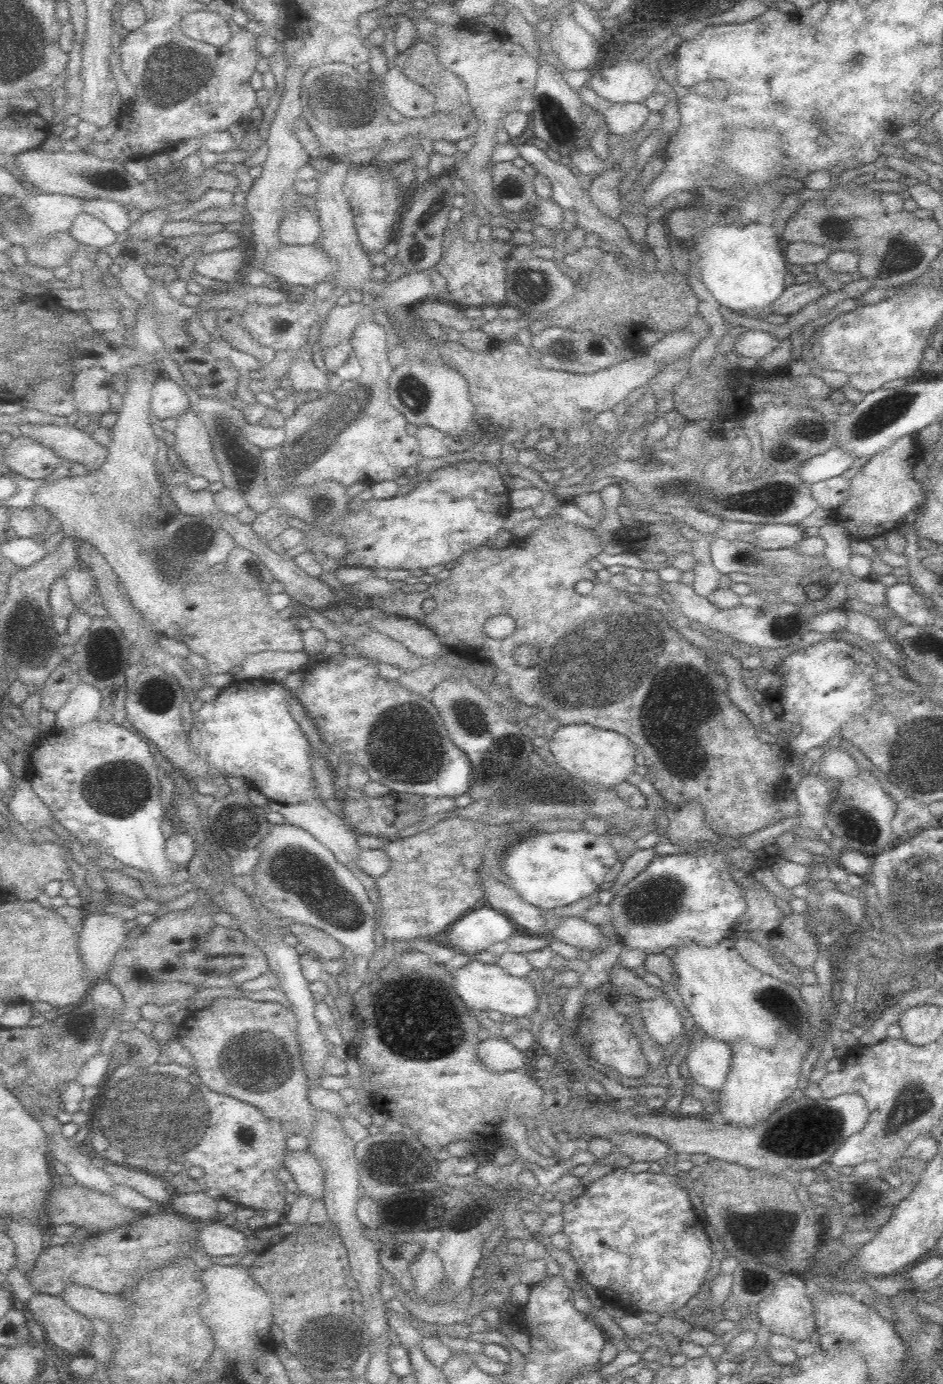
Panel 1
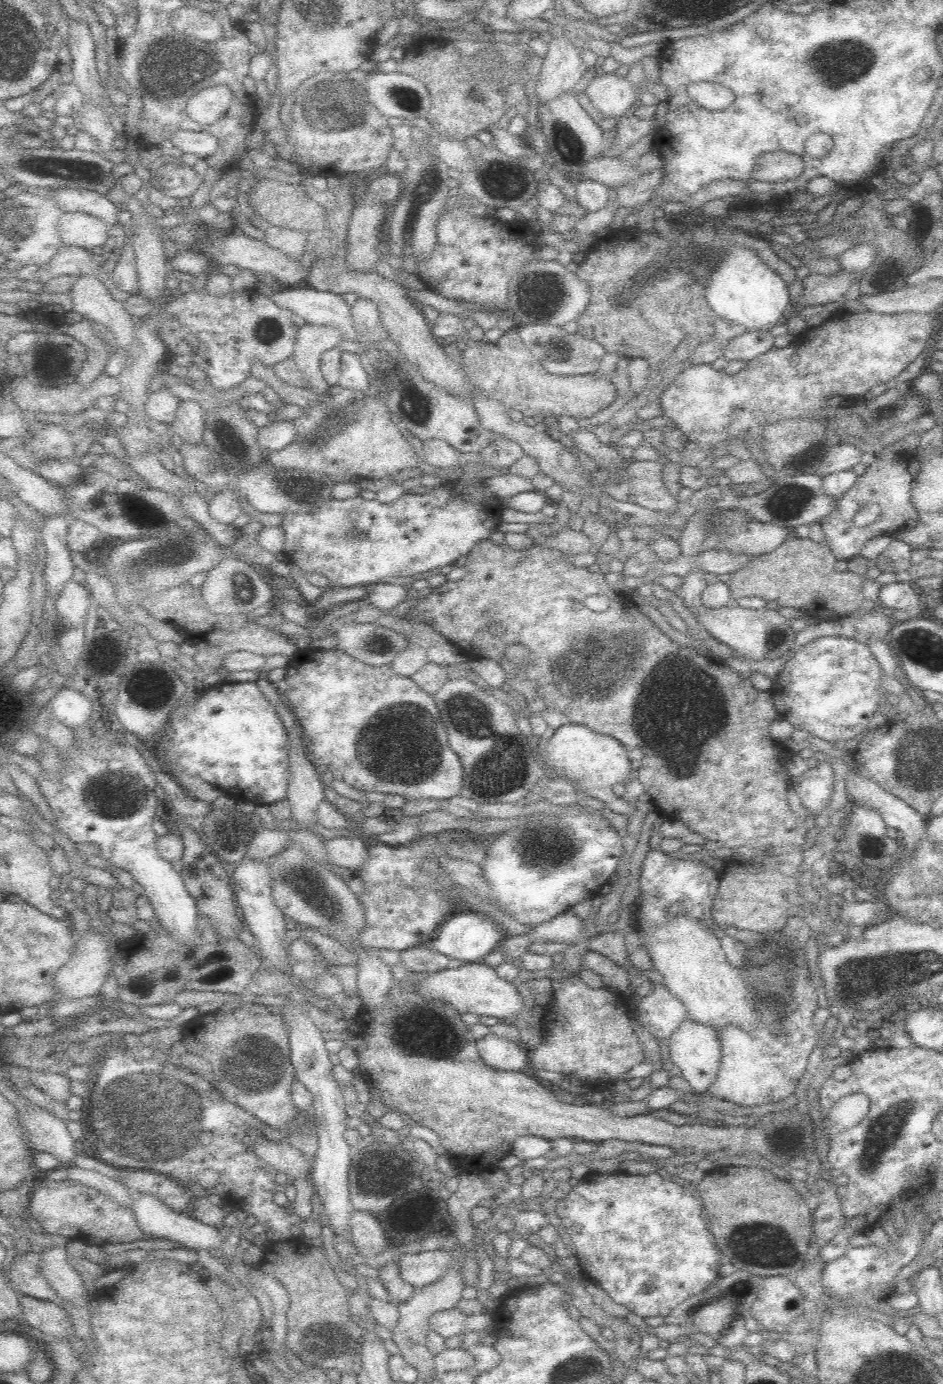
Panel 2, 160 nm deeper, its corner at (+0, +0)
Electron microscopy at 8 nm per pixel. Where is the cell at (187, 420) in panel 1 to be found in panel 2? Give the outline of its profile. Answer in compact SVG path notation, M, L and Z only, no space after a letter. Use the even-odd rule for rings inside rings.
M182 400L176 408L173 422L174 439L186 444L203 441L205 430L205 410L194 400Z

